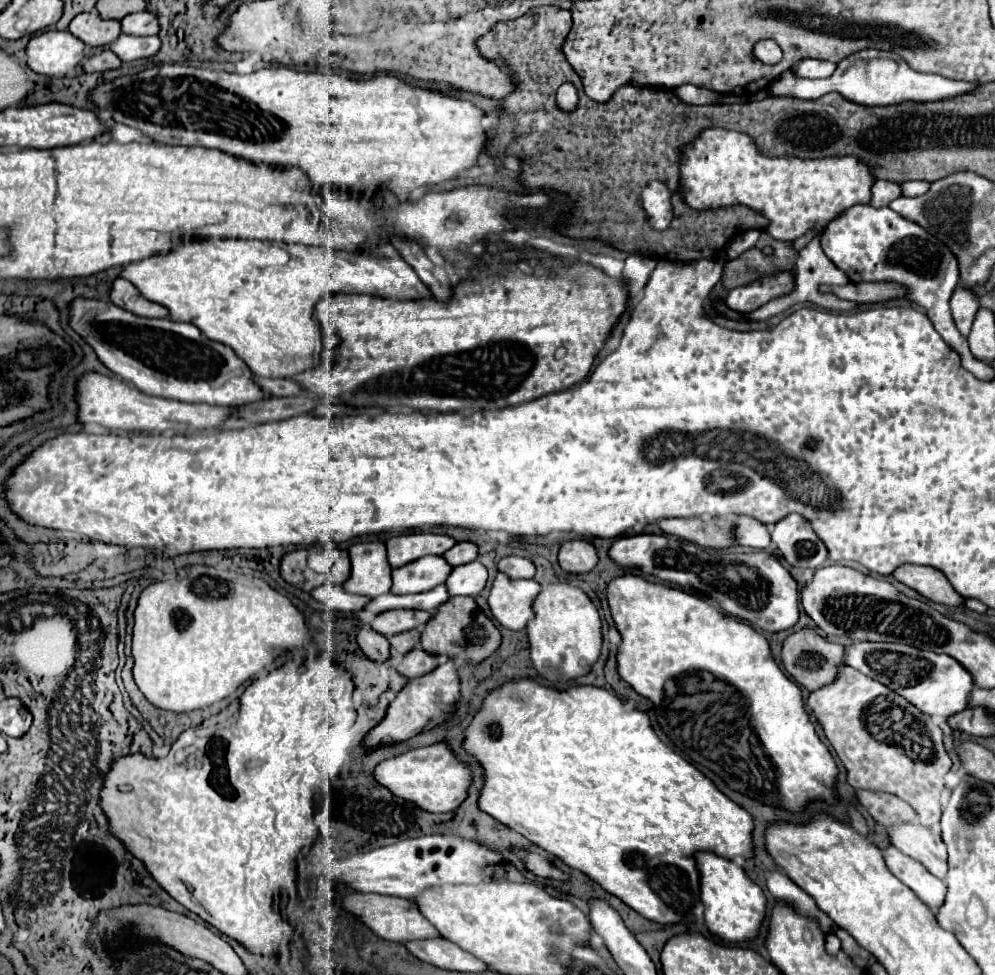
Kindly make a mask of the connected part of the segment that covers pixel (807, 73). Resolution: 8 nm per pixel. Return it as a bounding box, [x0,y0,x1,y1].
[793,58,837,79]

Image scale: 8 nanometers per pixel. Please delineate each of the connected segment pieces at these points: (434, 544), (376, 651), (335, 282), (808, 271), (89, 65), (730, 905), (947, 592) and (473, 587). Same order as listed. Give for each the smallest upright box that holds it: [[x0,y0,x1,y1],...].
[[385,534,455,568],[357,628,389,662],[121,240,431,378],[745,236,859,321],[83,50,121,72],[695,852,767,944],[893,564,963,606],[447,560,487,598]]

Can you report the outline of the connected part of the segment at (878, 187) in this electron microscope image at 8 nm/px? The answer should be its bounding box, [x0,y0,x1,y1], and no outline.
[871,180,901,206]

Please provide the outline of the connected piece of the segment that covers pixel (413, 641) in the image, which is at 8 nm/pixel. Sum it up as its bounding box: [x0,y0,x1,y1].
[389,630,421,656]

